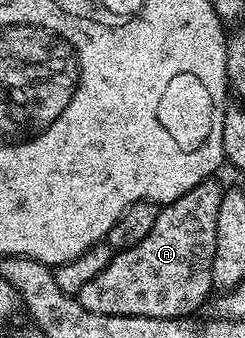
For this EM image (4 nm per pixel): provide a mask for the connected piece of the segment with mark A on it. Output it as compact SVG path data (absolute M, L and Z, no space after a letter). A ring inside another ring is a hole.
M209 180L190 188L178 200L160 206L158 220L154 228L134 248L113 253L110 264L90 280L90 284L80 289L78 295L82 308L90 312L102 312L110 316L146 316L147 318L183 318L193 315L204 301L209 301L208 293L213 293L212 265L216 259L216 229L218 228L218 208L224 199L222 186L216 180Z

